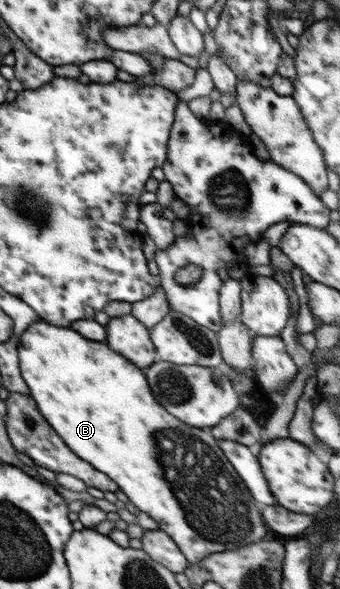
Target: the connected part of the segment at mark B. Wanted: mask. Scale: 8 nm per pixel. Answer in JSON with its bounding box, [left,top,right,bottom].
[18,319,268,564]

